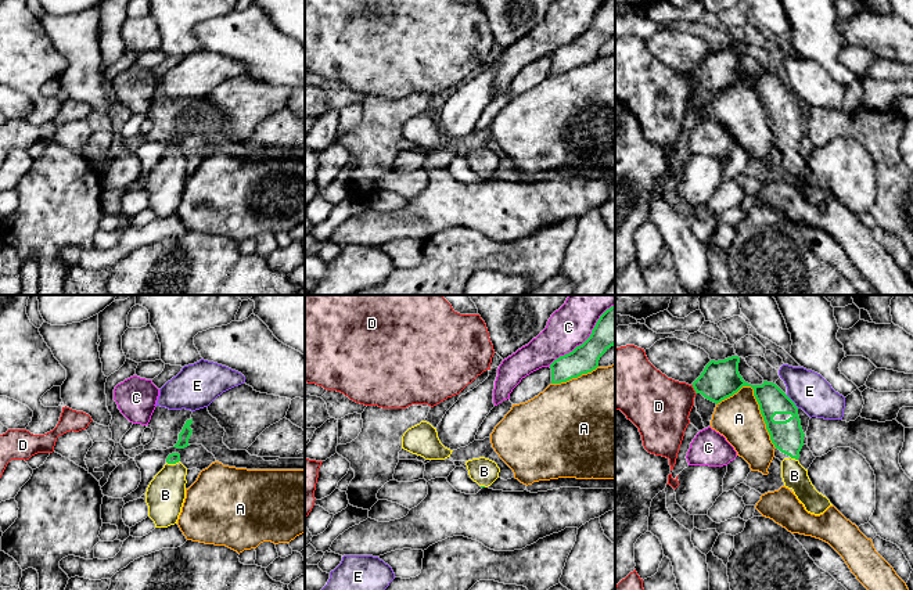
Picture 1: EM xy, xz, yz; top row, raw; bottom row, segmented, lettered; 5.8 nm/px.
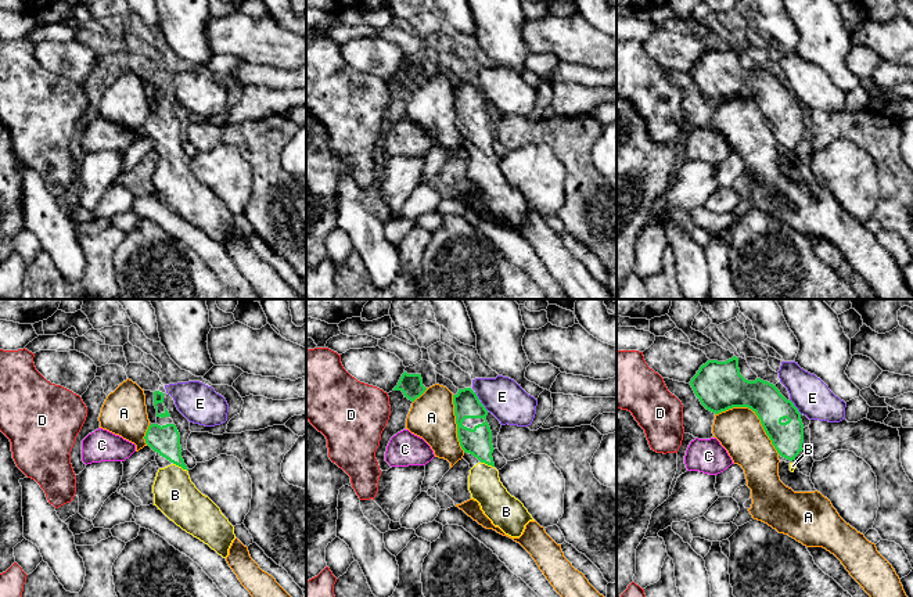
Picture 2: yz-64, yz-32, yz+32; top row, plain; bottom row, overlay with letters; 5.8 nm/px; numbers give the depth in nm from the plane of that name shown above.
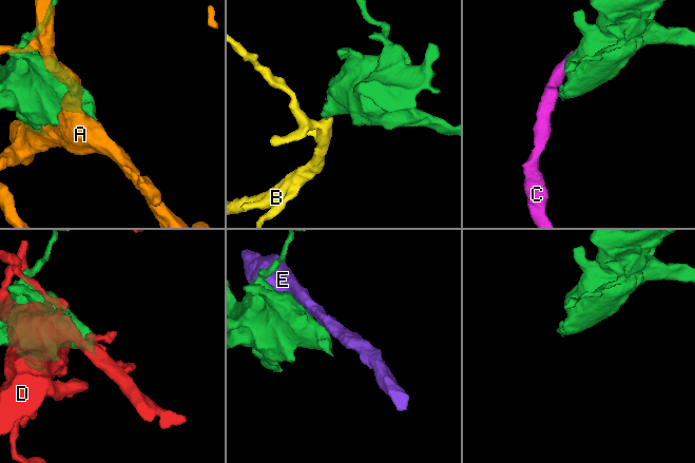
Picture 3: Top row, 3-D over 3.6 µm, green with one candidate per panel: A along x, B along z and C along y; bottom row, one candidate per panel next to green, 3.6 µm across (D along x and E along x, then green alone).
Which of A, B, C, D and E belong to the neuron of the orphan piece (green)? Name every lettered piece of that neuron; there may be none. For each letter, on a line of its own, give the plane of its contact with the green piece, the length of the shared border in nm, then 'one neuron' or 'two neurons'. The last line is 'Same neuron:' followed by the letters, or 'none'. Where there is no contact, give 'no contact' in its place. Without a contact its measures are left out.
A: meets green in yz; contact 440 nm long; two neurons
B: meets green in xy; contact 80 nm long; one neuron
C: meets green in xz; contact 460 nm long; two neurons
D: meets green in yz; contact 60 nm long; two neurons
E: meets green in yz; contact 110 nm long; two neurons
Same neuron: B

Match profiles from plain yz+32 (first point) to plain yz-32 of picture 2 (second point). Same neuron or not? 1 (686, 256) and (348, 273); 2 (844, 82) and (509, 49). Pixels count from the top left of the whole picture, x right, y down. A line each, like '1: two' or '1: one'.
1: two
2: one

